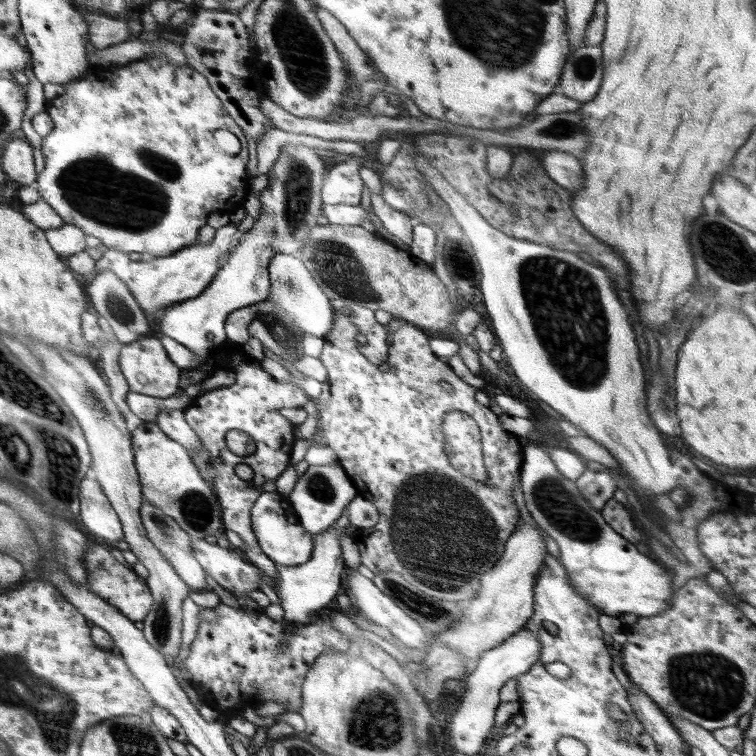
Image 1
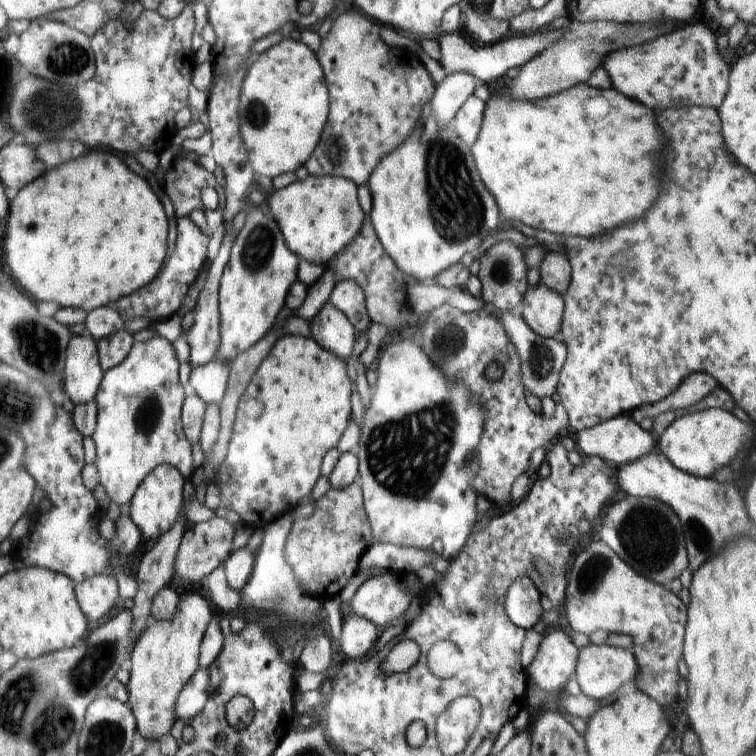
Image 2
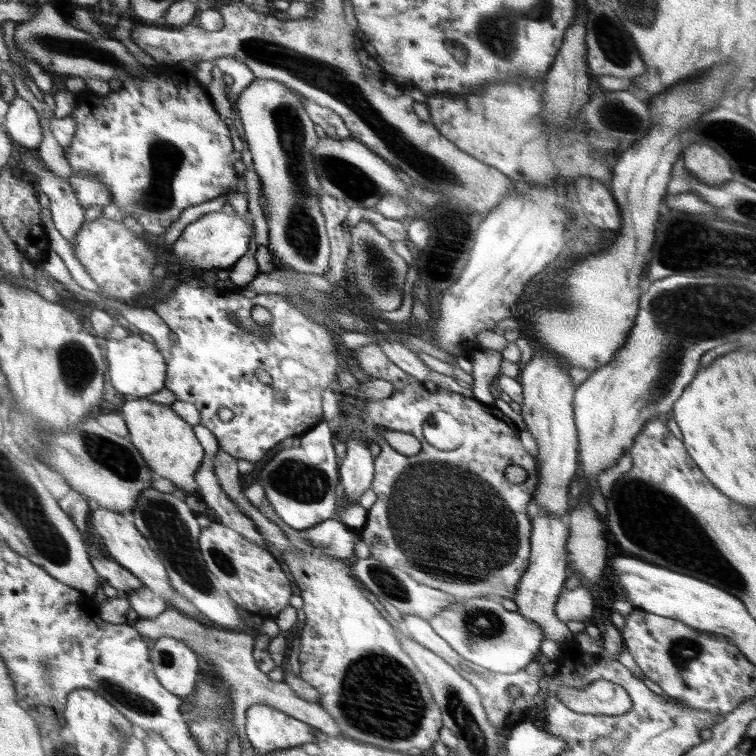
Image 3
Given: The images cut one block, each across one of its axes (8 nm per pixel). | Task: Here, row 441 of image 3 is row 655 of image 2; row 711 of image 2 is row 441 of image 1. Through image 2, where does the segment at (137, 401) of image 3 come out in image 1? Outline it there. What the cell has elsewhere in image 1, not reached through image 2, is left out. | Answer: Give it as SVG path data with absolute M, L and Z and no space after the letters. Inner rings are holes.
M143 421L131 432L131 442L143 500L171 516L192 540L218 536L224 530L222 507L212 484L202 478L194 465L189 450L168 438L155 421Z

